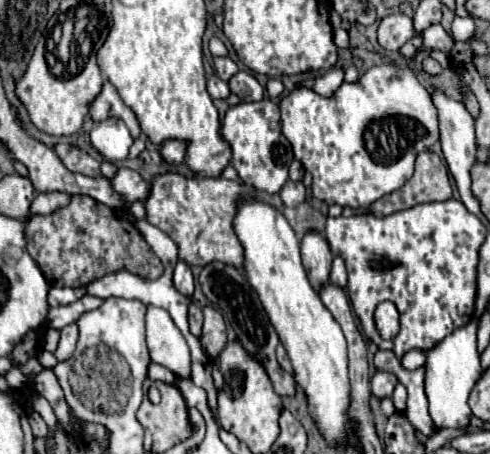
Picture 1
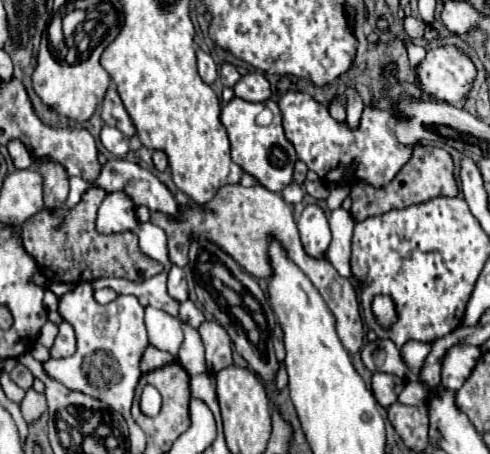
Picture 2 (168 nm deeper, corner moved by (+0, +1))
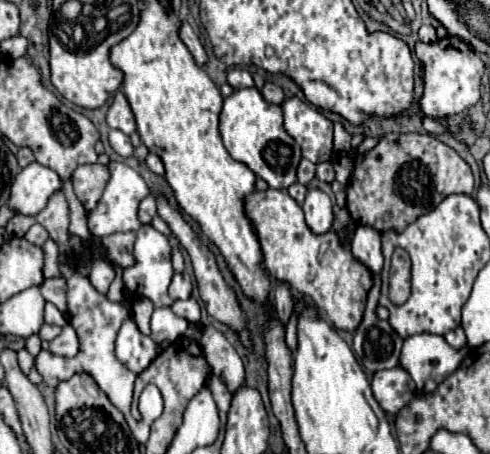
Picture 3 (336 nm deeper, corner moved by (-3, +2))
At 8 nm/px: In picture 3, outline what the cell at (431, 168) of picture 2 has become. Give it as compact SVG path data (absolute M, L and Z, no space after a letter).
M386 134L376 148L372 148L356 164L346 186L346 208L358 226L370 226L378 232L402 230L418 216L436 208L450 194L472 194L474 178L470 166L444 142L430 134Z

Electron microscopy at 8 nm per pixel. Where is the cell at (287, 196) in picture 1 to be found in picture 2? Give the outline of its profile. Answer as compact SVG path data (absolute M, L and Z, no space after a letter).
M291 183L291 185L287 185L287 187L281 191L281 195L283 195L283 199L285 199L289 205L297 205L297 203L301 203L301 199L303 199L303 187L297 185L297 183Z

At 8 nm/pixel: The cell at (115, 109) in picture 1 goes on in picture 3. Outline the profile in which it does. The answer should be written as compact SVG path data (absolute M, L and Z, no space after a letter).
M118 90L110 108L108 108L108 114L106 114L106 122L110 128L116 128L116 130L122 130L124 134L132 134L136 132L136 120L134 120L134 114L130 110L130 104L126 100L126 96Z

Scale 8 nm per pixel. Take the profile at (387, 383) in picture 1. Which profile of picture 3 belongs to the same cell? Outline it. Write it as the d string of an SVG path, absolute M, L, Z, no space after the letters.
M396 366L392 370L380 370L374 374L372 392L384 412L396 414L416 396L416 386L410 380L410 374Z

